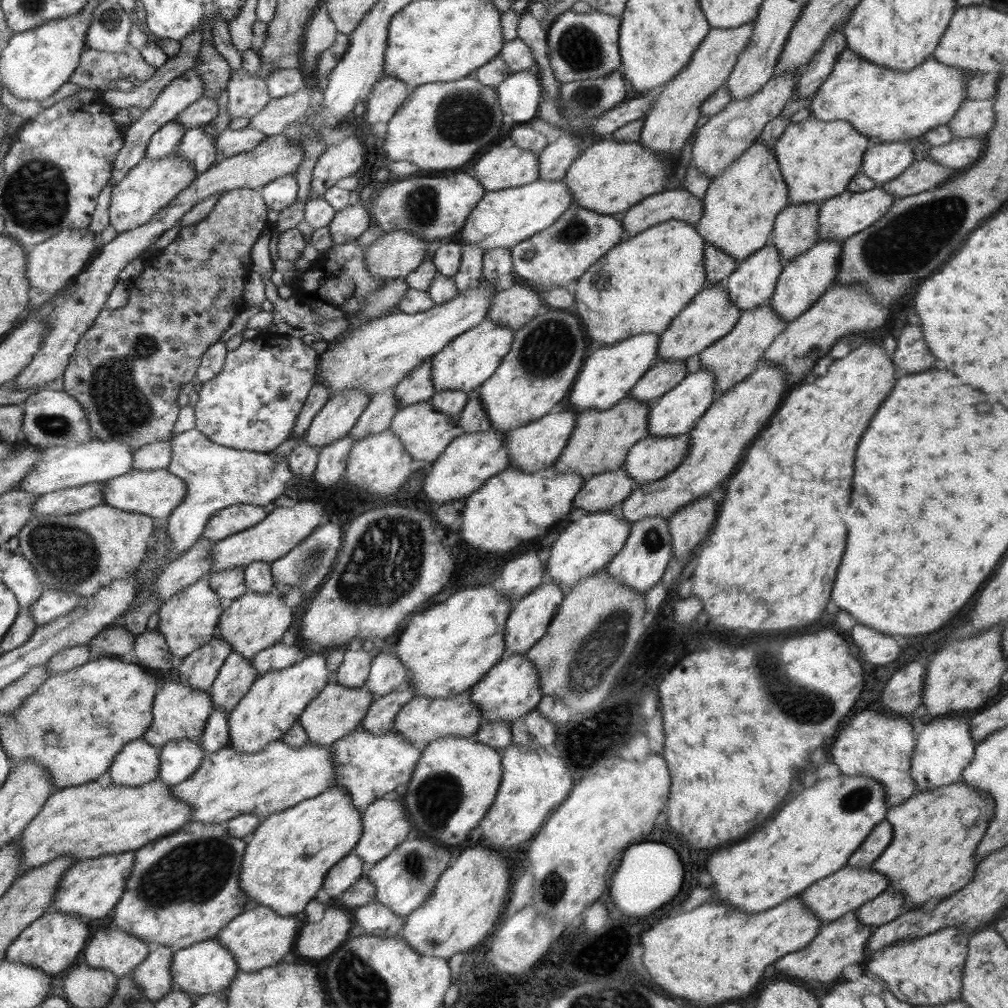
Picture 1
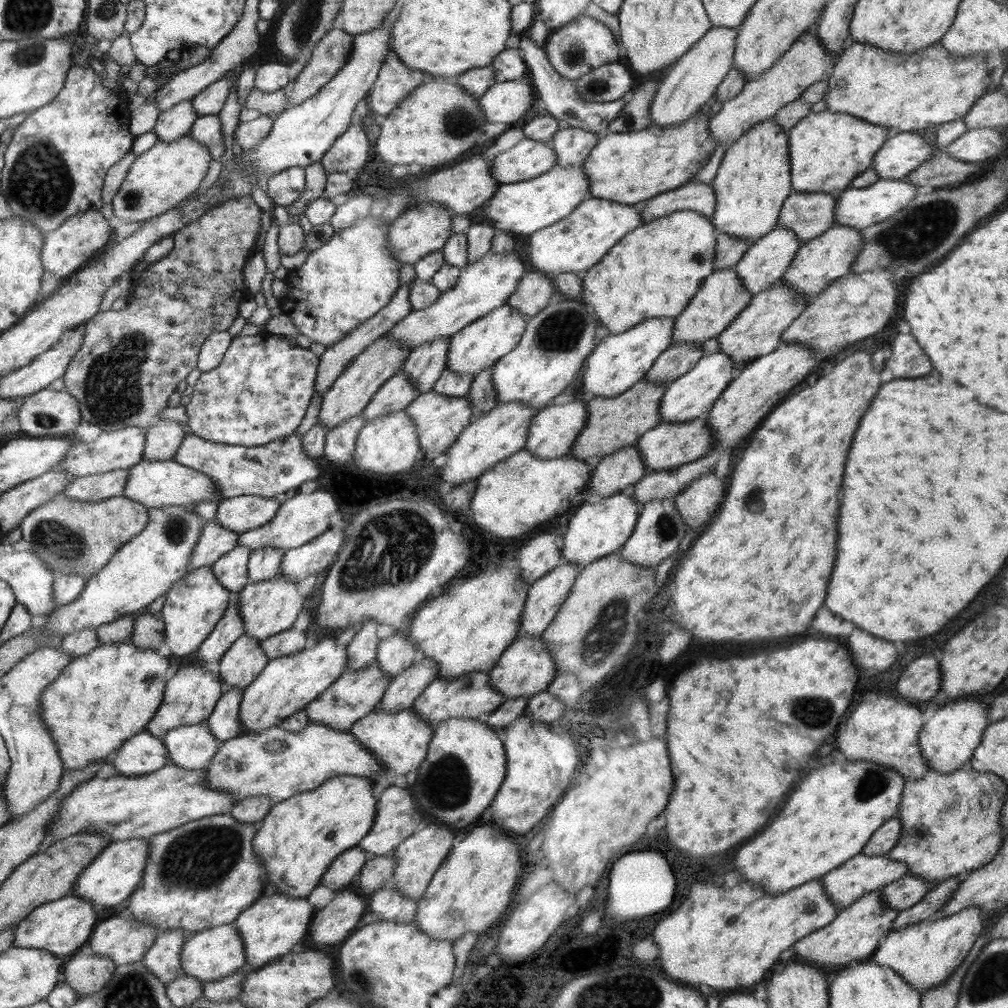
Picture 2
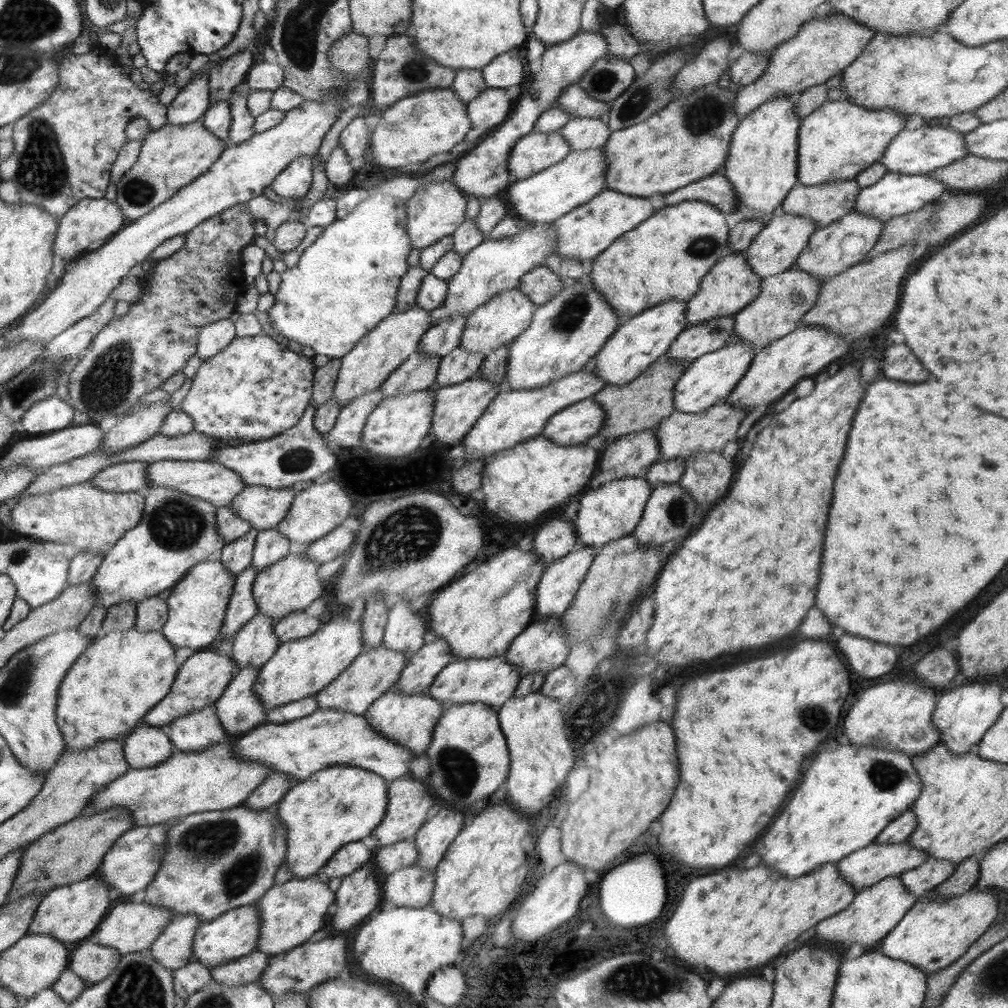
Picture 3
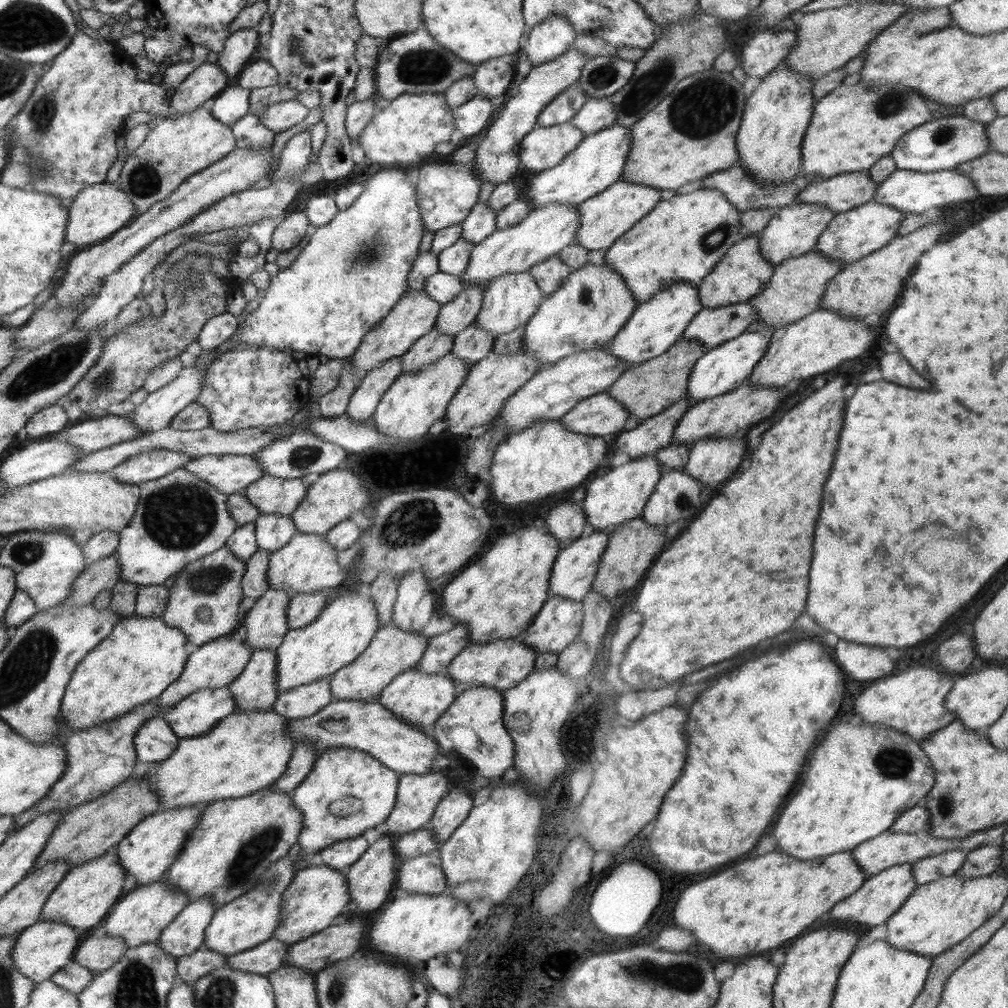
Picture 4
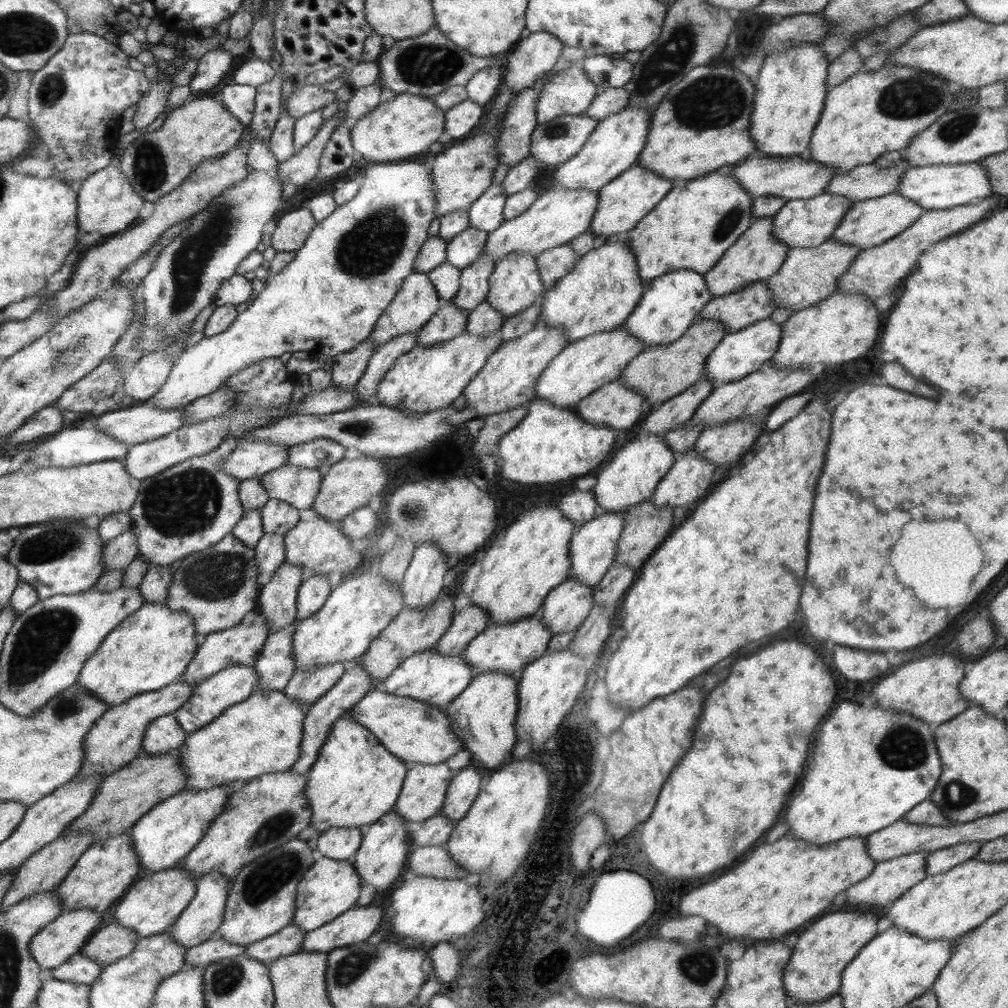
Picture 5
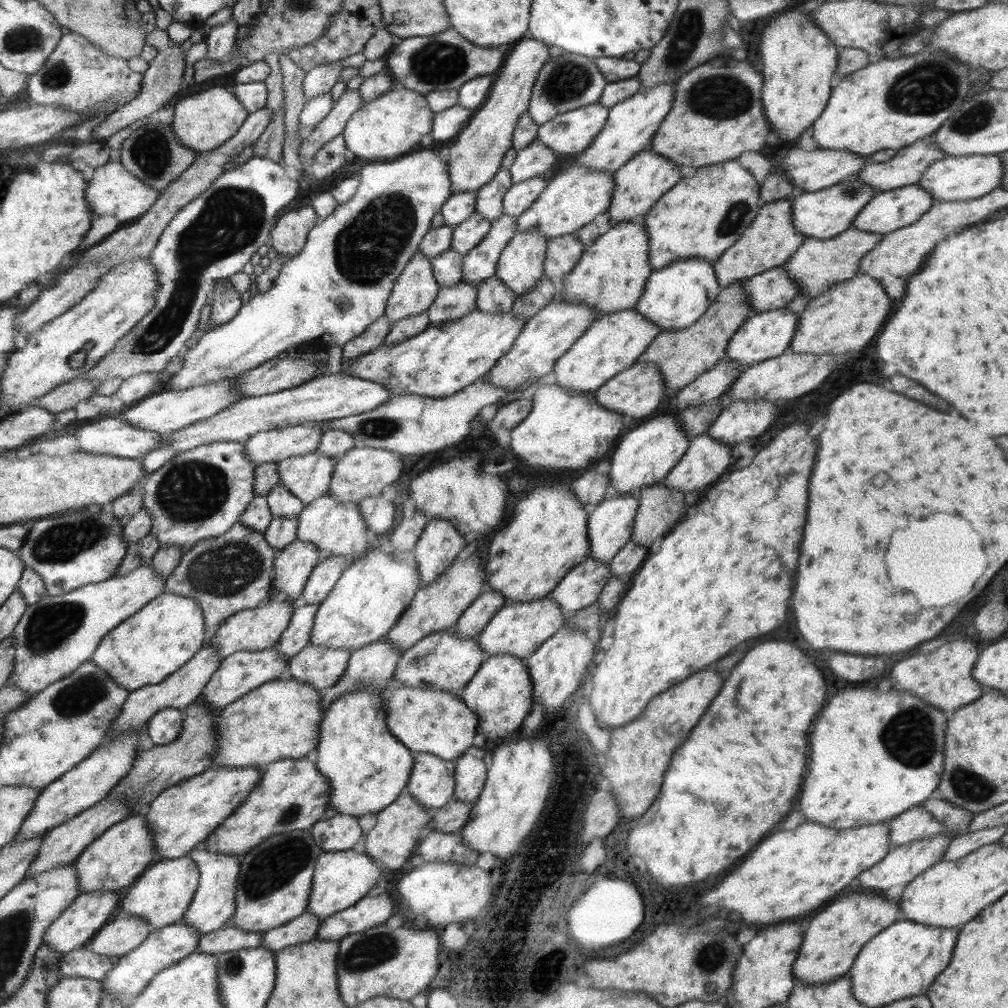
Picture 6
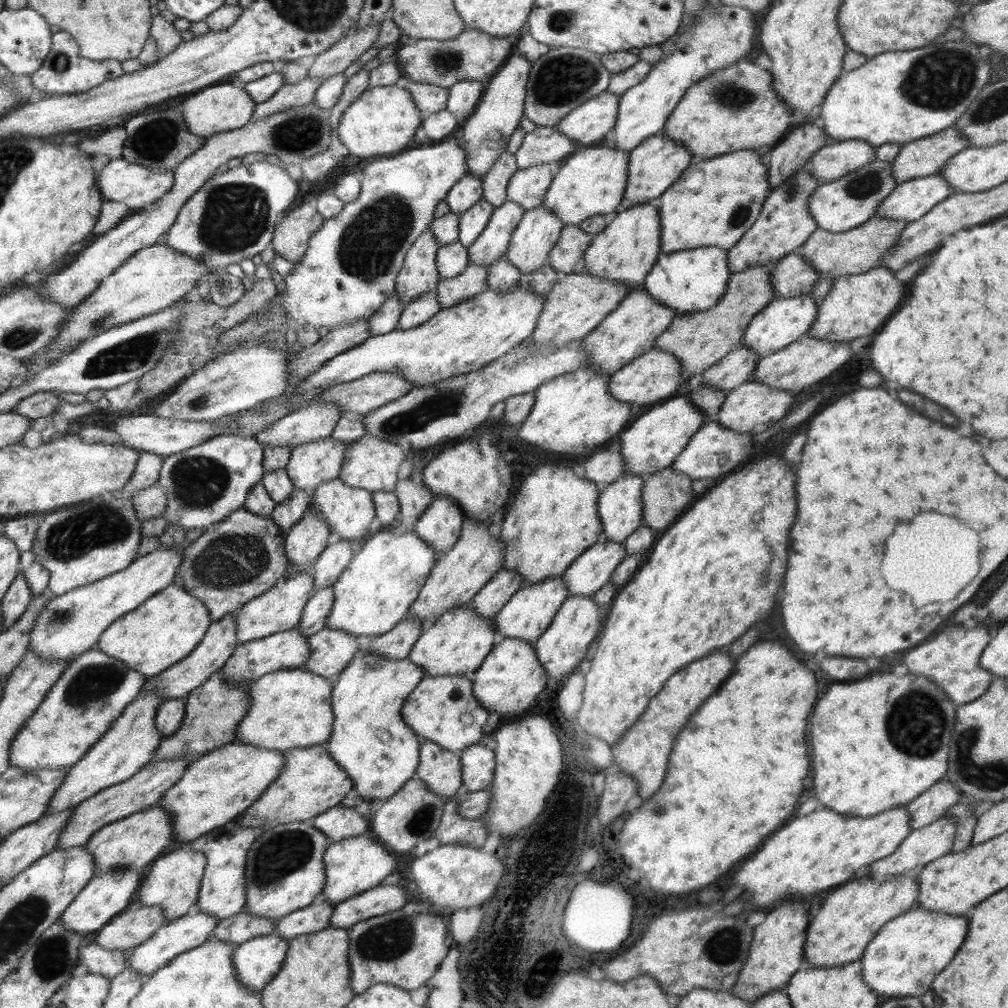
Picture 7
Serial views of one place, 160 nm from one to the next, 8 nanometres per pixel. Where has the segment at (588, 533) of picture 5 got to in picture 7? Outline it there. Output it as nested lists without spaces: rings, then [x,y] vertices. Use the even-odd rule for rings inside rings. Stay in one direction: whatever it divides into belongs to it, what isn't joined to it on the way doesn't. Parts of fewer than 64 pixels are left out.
[[[624,473],[599,493],[602,539],[624,542],[643,523],[643,479]]]

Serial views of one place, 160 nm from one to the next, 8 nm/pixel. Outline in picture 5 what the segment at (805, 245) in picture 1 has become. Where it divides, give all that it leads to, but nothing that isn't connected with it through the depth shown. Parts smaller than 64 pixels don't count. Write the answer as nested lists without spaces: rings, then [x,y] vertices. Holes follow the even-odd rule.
[[[900,160],[894,167],[884,169],[875,163],[862,164],[834,175],[828,188],[824,188],[824,193],[844,196],[854,203],[896,193],[908,167],[912,166],[904,160]]]

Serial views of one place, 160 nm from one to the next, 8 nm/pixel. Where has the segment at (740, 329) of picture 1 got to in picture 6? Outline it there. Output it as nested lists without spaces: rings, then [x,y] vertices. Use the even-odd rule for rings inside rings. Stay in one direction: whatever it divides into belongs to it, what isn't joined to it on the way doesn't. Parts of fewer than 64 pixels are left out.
[[[852,225],[843,233],[832,238],[807,237],[783,267],[795,280],[799,294],[813,299],[820,296],[832,285],[851,279],[858,274],[860,262],[869,250],[879,244],[883,236],[884,234],[876,234],[875,232],[864,232]]]

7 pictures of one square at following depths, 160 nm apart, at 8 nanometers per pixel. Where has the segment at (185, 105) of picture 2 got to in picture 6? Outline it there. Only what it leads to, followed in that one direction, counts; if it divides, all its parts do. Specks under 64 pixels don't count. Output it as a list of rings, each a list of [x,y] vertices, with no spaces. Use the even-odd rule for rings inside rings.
[[[233,19],[226,23],[212,27],[210,33],[204,38],[208,45],[208,52],[205,56],[210,62],[225,60],[235,50],[237,44],[236,33],[239,24]]]

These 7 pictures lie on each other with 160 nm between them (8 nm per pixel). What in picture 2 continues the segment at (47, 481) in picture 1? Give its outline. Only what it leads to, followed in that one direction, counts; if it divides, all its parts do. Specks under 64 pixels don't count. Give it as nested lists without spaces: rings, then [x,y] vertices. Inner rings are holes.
[[[127,426],[120,430],[102,431],[93,442],[76,442],[57,464],[56,469],[65,470],[75,478],[104,474],[112,470],[126,470],[143,460],[145,433],[136,426]]]

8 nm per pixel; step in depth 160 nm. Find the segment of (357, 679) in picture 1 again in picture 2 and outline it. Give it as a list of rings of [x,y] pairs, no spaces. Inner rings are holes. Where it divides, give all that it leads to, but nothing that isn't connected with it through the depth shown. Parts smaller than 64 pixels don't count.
[[[366,621],[362,624],[362,629],[346,647],[348,657],[346,671],[360,671],[375,664],[379,644],[377,628],[376,621]]]

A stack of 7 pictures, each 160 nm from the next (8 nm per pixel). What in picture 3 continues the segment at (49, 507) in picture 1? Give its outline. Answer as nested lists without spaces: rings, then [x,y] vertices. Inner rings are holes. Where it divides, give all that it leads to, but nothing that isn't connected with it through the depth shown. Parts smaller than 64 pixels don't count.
[[[148,462],[116,463],[103,468],[89,481],[98,486],[100,490],[137,492],[145,497],[149,493],[147,466]]]

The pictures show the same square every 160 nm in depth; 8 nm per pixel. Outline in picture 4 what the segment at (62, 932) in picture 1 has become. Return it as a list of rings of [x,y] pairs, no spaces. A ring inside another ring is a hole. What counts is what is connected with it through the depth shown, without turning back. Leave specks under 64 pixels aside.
[[[115,849],[80,866],[72,867],[55,890],[50,893],[41,910],[39,920],[63,922],[82,932],[93,926],[101,927],[102,918],[108,914],[108,910],[112,908],[116,900],[121,898],[120,894],[127,877]]]

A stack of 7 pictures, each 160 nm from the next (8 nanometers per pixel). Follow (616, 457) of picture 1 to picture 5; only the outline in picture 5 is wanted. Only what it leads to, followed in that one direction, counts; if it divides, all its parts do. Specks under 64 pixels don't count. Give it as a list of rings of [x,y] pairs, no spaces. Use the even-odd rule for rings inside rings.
[[[696,320],[683,336],[667,346],[648,347],[637,354],[618,379],[644,396],[648,404],[664,403],[699,380],[705,372],[708,356],[726,333],[728,332],[723,322],[719,320]]]

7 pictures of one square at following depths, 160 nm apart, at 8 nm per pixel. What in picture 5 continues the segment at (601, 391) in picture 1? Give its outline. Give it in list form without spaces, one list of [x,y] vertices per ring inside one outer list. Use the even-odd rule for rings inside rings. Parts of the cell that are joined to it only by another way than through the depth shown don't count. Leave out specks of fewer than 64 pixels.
[[[674,270],[653,278],[649,285],[646,285],[641,301],[623,322],[623,327],[642,341],[646,348],[667,346],[683,336],[690,325],[697,320],[704,305],[712,299],[713,294],[710,294],[702,274],[698,274],[695,270]]]

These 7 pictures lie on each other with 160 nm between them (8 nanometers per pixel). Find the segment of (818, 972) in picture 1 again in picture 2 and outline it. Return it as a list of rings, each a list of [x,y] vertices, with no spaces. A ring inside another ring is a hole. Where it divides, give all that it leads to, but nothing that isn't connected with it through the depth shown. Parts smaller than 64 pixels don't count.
[[[881,888],[864,894],[852,905],[841,909],[832,922],[801,938],[793,944],[798,961],[805,961],[815,966],[844,966],[853,960],[869,960],[873,952],[882,942],[887,932],[891,930],[892,921],[898,916],[898,910],[892,910],[884,905],[881,898]]]

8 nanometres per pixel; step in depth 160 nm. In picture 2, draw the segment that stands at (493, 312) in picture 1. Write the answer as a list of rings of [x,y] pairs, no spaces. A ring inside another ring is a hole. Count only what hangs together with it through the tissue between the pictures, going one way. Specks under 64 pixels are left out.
[[[540,272],[526,273],[505,304],[530,318],[556,299],[555,293],[552,277]]]

